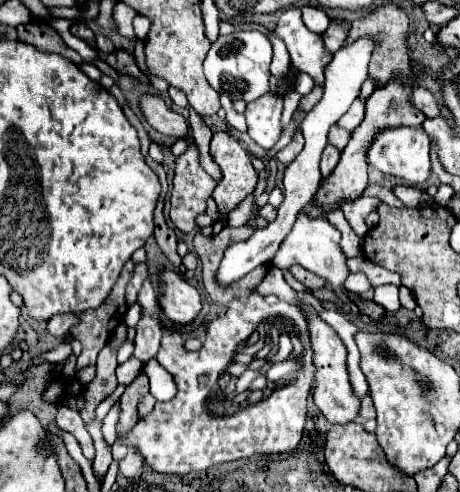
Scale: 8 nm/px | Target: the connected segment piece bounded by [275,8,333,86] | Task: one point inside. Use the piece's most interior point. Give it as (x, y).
(308, 53)

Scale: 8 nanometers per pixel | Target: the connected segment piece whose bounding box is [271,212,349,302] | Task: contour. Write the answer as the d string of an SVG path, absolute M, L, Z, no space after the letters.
M299 212L291 234L283 240L283 244L277 250L271 264L277 266L277 268L289 268L293 264L299 264L299 266L307 268L309 272L321 276L331 286L335 296L341 302L347 302L349 298L345 294L343 284L345 284L345 280L349 276L349 268L347 268L347 256L343 254L339 242L341 242L341 232L337 232L337 228L333 228L327 222L327 218L309 218L305 212Z

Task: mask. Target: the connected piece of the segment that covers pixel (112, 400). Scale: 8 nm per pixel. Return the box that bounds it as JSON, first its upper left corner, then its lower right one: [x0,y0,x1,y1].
[95,384,125,420]

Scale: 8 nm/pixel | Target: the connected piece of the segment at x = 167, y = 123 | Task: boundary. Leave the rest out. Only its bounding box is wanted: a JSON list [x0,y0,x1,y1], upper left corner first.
[139,94,187,138]

